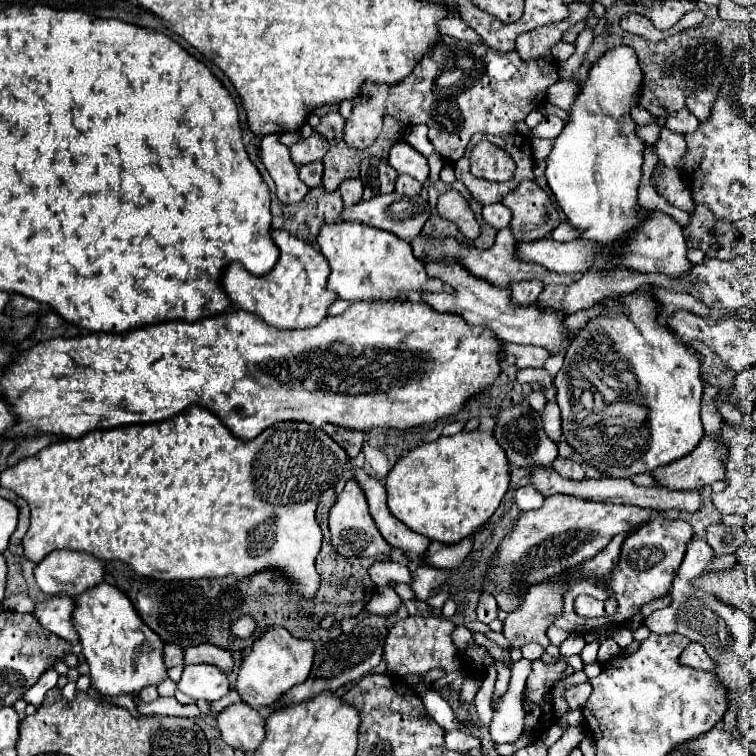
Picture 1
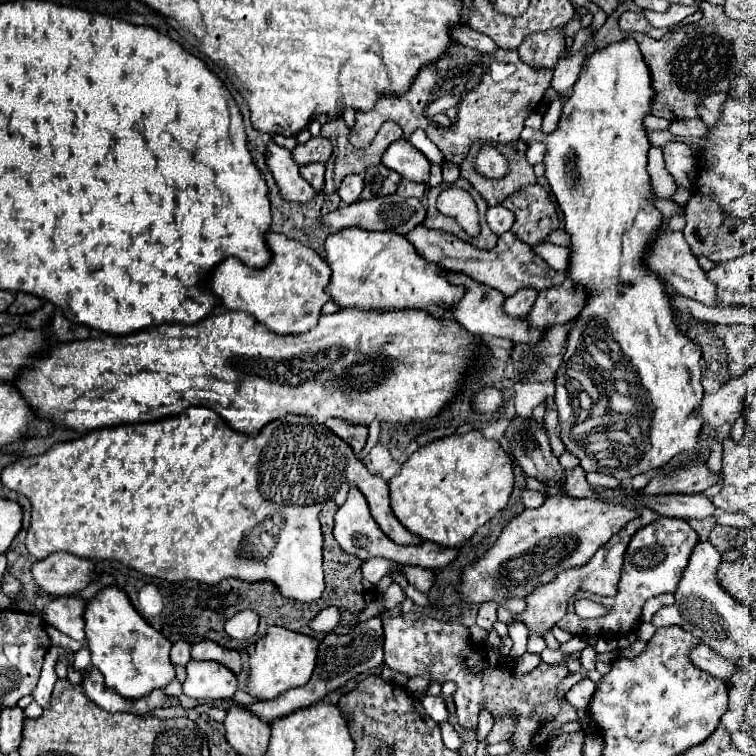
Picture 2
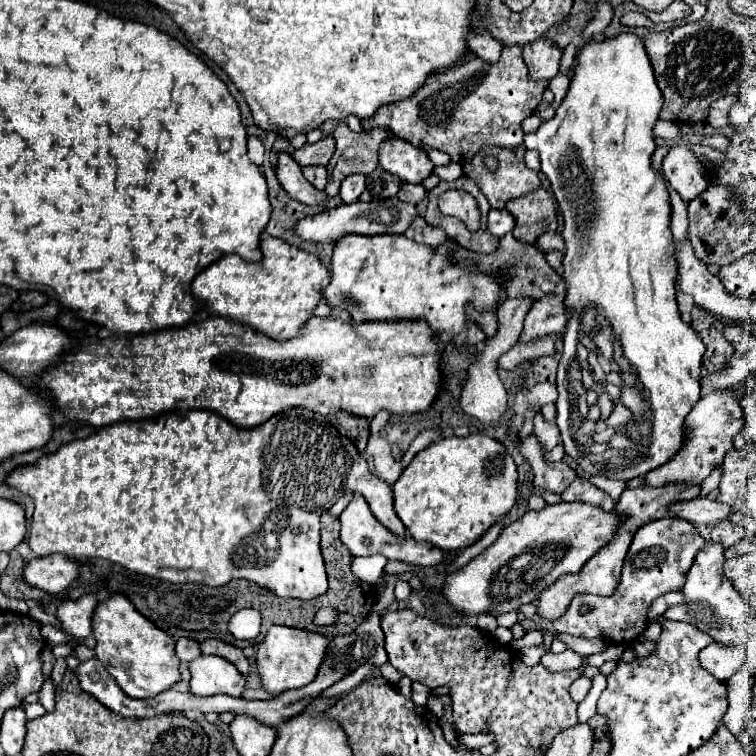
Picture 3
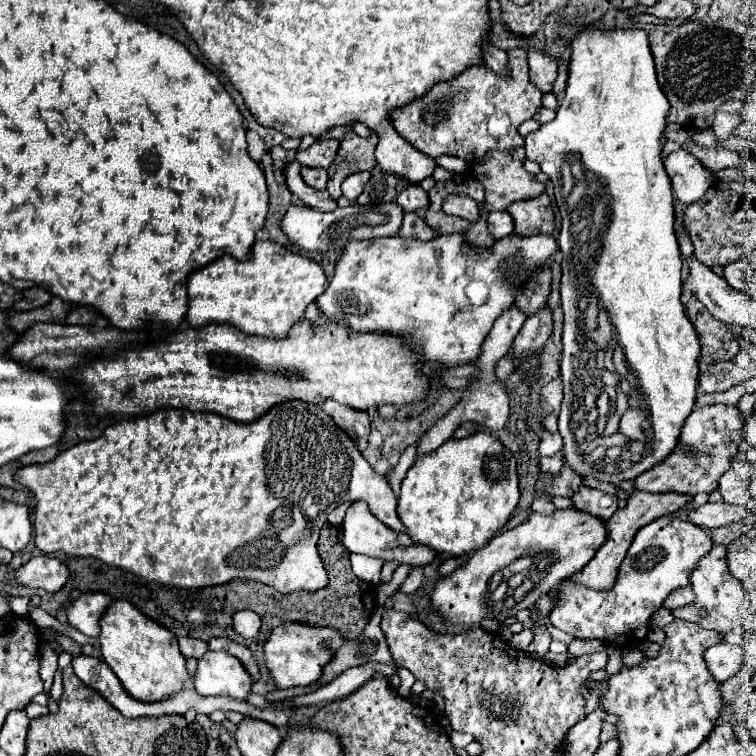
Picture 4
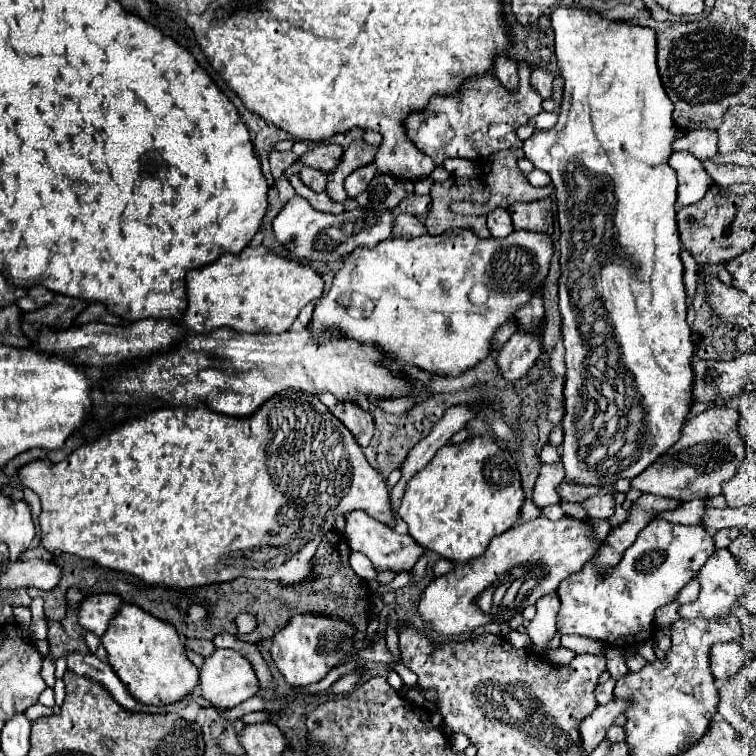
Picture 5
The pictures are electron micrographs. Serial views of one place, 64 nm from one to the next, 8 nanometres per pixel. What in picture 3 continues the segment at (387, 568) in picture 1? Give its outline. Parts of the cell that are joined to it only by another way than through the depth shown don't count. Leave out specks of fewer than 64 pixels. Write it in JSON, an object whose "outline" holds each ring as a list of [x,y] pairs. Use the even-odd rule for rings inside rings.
{"outline":[[[366,556],[366,558],[354,558],[352,560],[352,572],[368,584],[376,584],[382,576],[382,570],[386,566],[386,558],[384,556]]]}

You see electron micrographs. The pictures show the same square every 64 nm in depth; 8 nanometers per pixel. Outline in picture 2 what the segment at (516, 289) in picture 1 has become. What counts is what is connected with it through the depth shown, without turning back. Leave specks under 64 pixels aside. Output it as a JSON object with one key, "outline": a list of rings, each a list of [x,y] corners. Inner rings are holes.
{"outline":[[[532,288],[518,290],[514,296],[506,298],[506,302],[504,302],[504,312],[506,312],[510,318],[524,318],[524,316],[530,312],[536,296],[538,296],[538,292],[532,290]]]}

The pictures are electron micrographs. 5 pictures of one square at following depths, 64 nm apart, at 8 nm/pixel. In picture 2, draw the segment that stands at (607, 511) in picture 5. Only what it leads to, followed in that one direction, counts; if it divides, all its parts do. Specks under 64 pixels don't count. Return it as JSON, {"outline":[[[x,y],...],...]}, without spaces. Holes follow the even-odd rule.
{"outline":[[[580,466],[566,472],[566,486],[564,490],[560,490],[560,494],[572,496],[572,498],[596,498],[604,502],[604,498],[586,482],[586,474]]]}

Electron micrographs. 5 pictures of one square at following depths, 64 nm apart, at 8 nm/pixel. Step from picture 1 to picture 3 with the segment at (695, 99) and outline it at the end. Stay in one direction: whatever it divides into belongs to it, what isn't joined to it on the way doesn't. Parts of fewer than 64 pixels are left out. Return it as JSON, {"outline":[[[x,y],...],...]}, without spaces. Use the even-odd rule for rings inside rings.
{"outline":[[[724,96],[720,100],[716,100],[710,108],[710,116],[708,116],[708,124],[714,130],[724,130],[728,126],[728,112],[732,108],[732,104],[736,102],[734,96]]]}

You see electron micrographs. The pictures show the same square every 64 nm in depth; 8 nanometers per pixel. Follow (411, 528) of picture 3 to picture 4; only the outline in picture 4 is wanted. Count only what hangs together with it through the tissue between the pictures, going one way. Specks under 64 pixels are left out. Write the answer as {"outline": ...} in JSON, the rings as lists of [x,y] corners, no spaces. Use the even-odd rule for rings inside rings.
{"outline":[[[476,432],[468,438],[454,440],[450,438],[438,450],[430,452],[416,460],[402,480],[400,498],[398,498],[398,516],[404,522],[408,534],[418,544],[430,546],[436,552],[450,554],[454,558],[466,556],[484,548],[510,520],[520,500],[516,458],[508,448],[504,448],[494,436],[486,432]]]}

